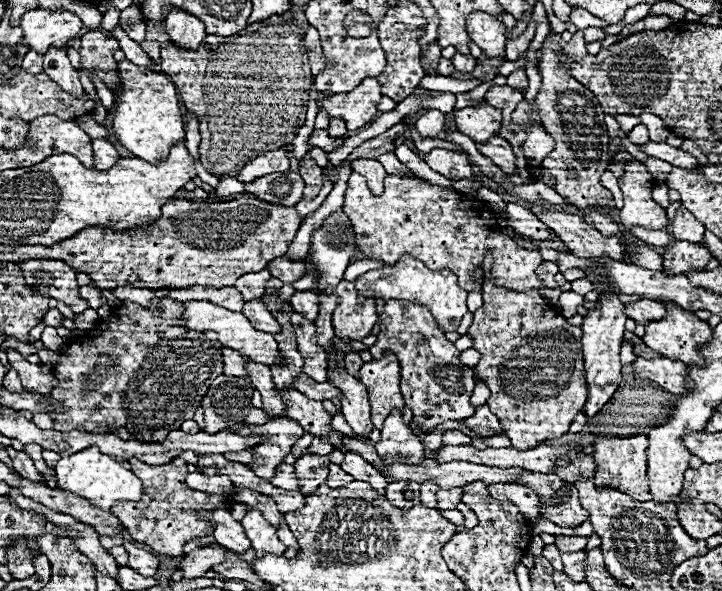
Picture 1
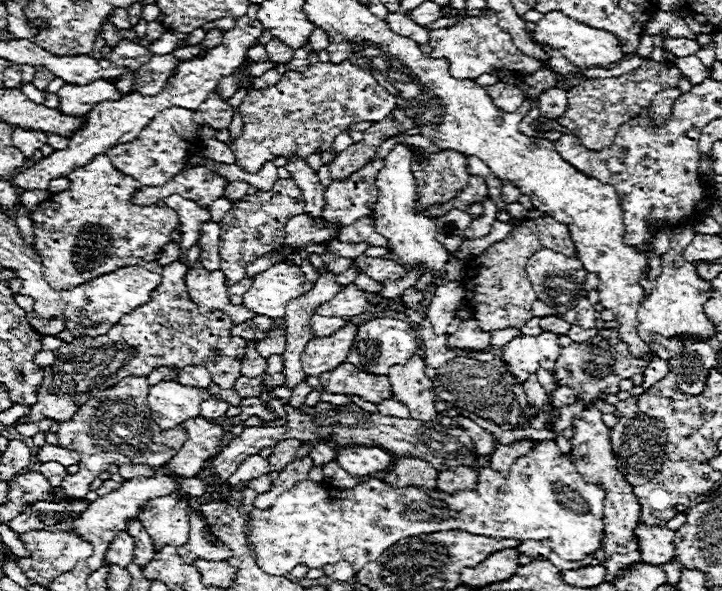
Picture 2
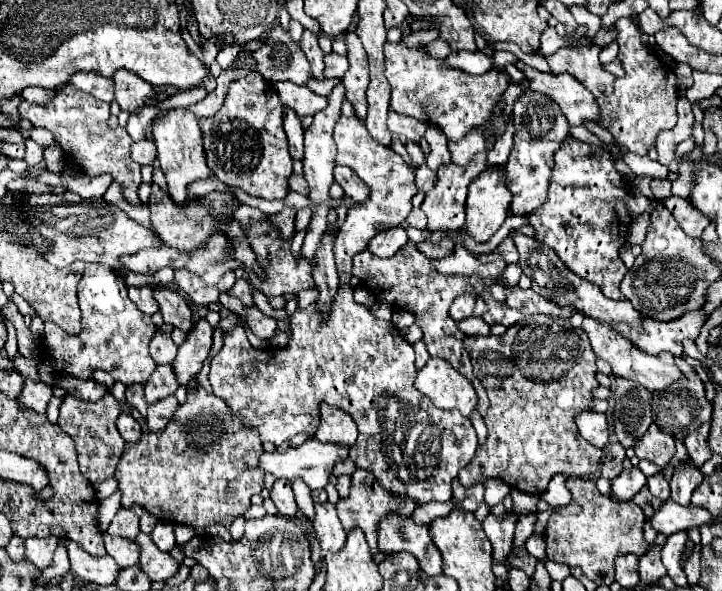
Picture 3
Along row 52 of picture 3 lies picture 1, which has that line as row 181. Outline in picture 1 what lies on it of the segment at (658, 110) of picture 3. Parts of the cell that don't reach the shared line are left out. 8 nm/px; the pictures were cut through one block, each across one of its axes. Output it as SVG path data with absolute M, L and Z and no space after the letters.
M618 130L616 138L610 140L610 144L608 144L608 162L610 164L624 162L624 176L620 178L620 188L622 188L622 194L624 194L624 206L620 210L620 222L626 228L640 226L640 228L646 228L646 230L660 230L660 228L668 226L670 220L666 218L666 208L662 208L658 202L652 200L652 190L656 186L656 180L652 178L652 174L646 170L646 166L642 162L638 162L636 158L632 158L626 152L622 138L626 138L626 132Z

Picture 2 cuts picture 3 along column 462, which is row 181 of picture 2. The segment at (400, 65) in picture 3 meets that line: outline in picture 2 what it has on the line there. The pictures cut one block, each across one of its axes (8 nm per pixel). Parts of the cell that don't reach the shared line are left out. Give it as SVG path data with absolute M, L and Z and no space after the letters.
M106 154L94 156L94 158L92 158L92 164L86 164L84 168L74 168L74 170L68 174L68 178L70 178L70 188L64 190L64 192L52 194L52 196L50 196L48 200L44 200L44 202L34 210L34 214L32 214L34 238L36 238L36 240L34 240L34 248L36 248L36 252L38 252L40 258L42 258L42 264L44 264L44 268L46 268L46 272L48 272L46 280L48 280L48 284L50 284L54 290L74 288L74 286L84 284L84 282L88 282L88 280L104 274L104 272L112 272L112 270L116 270L116 268L120 268L120 266L124 266L124 264L136 264L138 258L148 260L148 262L158 260L160 250L172 240L172 230L180 224L178 214L176 214L172 208L160 208L160 206L154 206L154 204L152 204L152 206L136 206L136 204L132 204L132 202L130 202L130 196L132 196L132 192L136 192L136 188L140 188L140 184L138 184L136 180L132 180L130 176L124 176L122 172L118 172L118 170L112 166L112 162L110 162L110 158L108 158Z

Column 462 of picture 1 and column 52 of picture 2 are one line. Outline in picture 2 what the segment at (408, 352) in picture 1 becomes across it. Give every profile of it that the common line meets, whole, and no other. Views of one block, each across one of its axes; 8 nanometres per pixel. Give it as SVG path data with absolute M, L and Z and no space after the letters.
M180 262L170 266L174 268L164 268L160 286L152 290L152 300L124 316L116 328L110 328L96 340L72 340L56 350L56 362L44 368L44 384L38 388L38 402L32 404L30 414L20 420L50 418L66 422L100 390L106 390L128 376L146 376L158 366L184 368L190 364L202 364L210 370L214 384L220 388L234 386L242 376L240 362L246 354L248 342L230 336L232 320L228 320L224 312L196 312L196 304L186 298L186 290L180 282Z

